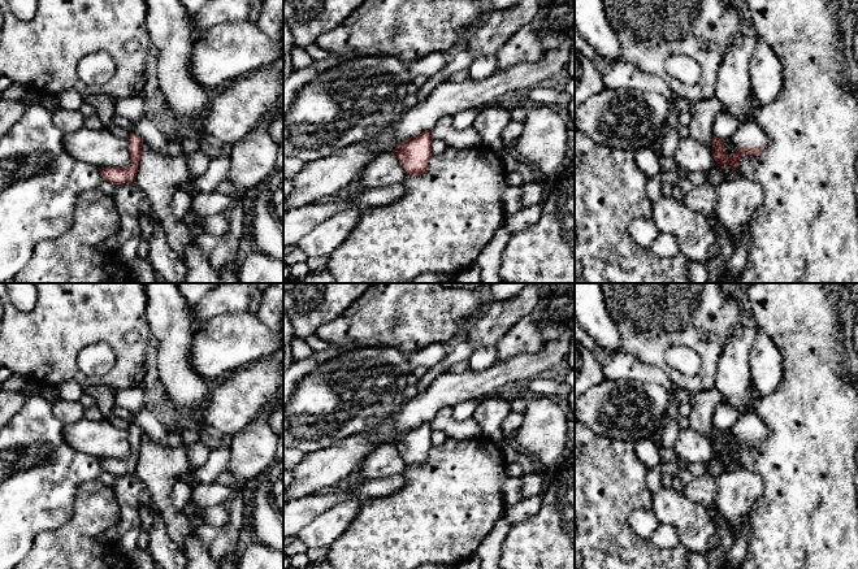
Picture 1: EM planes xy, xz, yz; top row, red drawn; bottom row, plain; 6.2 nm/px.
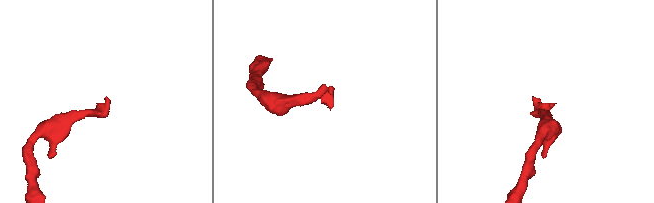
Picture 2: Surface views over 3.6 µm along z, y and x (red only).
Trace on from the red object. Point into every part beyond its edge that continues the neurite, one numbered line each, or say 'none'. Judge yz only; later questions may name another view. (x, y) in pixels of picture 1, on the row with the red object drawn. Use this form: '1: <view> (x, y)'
1: yz (749, 134)

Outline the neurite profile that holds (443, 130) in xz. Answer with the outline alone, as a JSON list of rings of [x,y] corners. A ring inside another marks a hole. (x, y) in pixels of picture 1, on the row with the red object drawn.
[[[445,116],[439,118],[430,130],[432,139],[439,139],[448,147],[455,149],[473,149],[481,147],[481,136],[469,127],[467,130],[456,130],[452,125],[452,117]]]

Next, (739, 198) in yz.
[[[733,175],[716,188],[716,218],[728,230],[728,242],[736,248],[746,225],[763,203],[762,187],[748,178]]]

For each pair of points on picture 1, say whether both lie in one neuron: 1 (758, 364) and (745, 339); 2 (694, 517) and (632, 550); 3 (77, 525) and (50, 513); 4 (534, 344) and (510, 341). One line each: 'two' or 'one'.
1: two
2: two
3: two
4: one

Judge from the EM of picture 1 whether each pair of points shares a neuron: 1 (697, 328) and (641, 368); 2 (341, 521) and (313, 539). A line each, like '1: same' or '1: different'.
1: different
2: same

